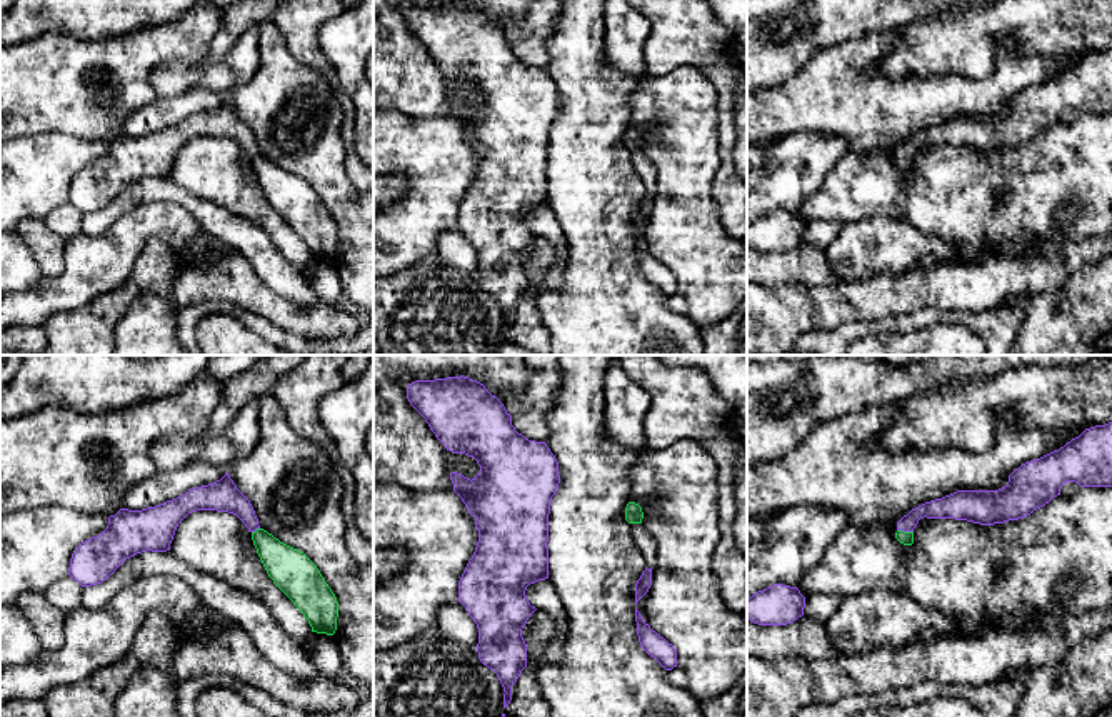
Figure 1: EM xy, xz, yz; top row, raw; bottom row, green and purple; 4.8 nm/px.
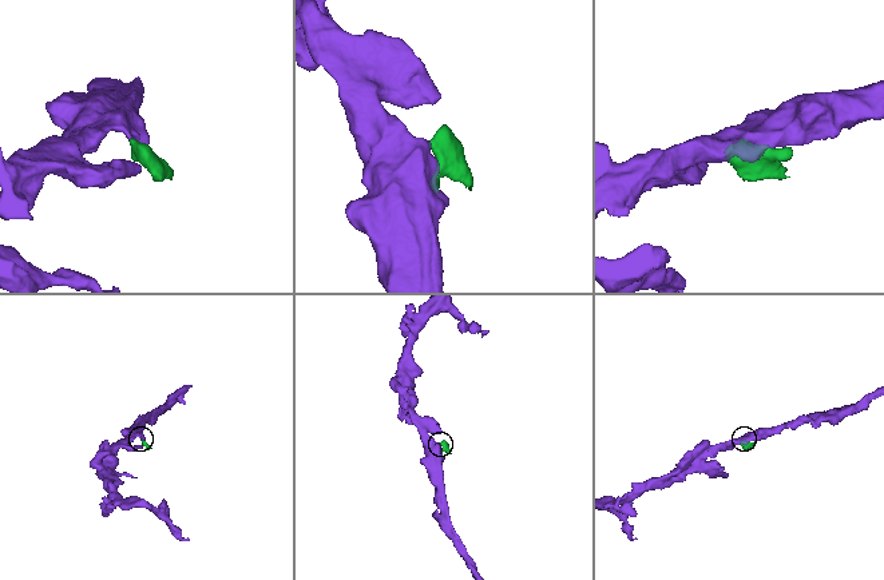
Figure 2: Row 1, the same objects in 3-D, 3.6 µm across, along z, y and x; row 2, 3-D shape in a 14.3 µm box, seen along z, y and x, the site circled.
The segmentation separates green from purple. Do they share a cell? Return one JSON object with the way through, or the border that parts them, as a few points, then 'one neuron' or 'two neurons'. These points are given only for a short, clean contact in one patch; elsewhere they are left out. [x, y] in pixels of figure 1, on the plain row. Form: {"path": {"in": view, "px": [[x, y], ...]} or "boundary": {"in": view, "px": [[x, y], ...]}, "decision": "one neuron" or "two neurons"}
{"path": {"in": "yz", "px": [[904, 164], [906, 159], [919, 139], [947, 134]]}, "decision": "one neuron"}

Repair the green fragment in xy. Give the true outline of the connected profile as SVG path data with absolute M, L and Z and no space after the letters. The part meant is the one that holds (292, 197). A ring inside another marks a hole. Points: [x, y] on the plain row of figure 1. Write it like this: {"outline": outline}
{"outline": "M230 102L142 137L120 135L107 155L82 168L70 185L68 202L82 213L107 207L127 185L152 177L167 178L178 150L192 138L217 137L237 142L252 160L257 180L273 210L308 247L312 258L333 262L338 228L317 192L300 177L258 152L250 127Z"}

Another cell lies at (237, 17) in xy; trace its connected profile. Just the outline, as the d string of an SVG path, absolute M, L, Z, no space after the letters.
M238 0L223 8L220 27L208 48L208 60L225 57L248 27L272 20L283 2L287 0Z

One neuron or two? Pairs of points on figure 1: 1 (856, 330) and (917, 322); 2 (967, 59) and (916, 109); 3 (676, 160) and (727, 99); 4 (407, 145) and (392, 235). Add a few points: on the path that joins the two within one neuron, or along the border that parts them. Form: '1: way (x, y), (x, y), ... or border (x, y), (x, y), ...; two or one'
1: way (871, 327), (902, 324); one
2: border (911, 75), (967, 75), (976, 79), (991, 75); two
3: border (701, 74), (714, 89), (717, 99), (717, 149); two
4: way (424, 167), (424, 192), (414, 214); one

